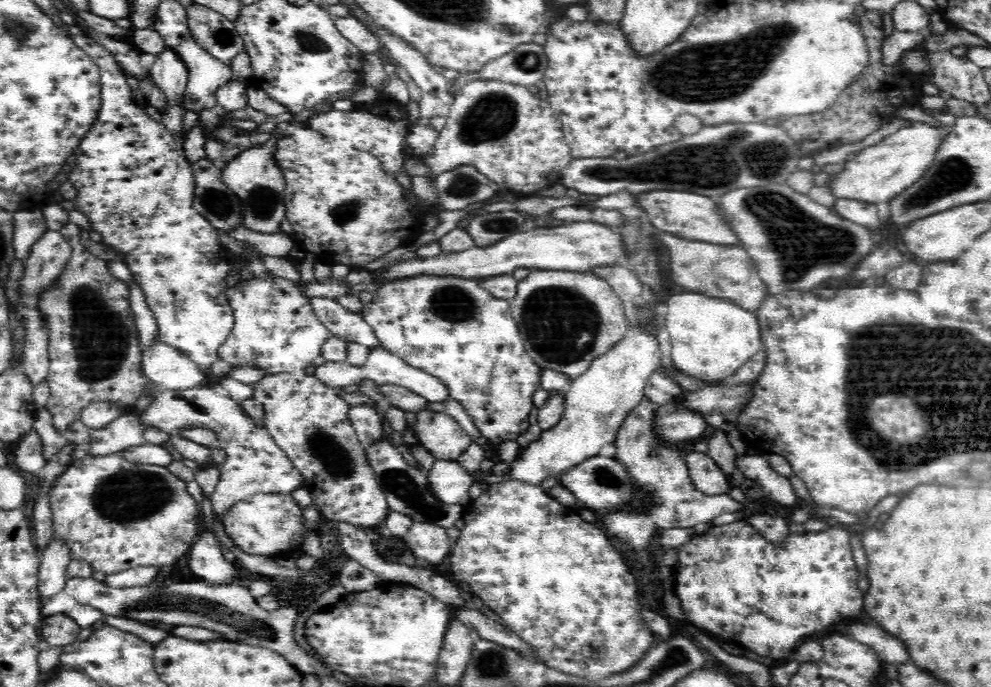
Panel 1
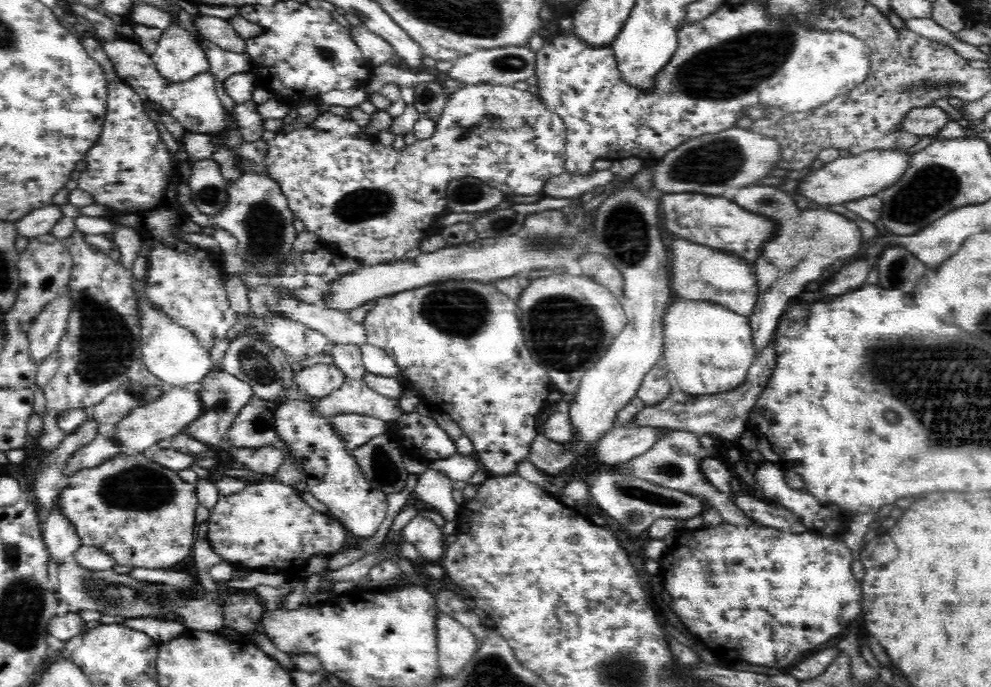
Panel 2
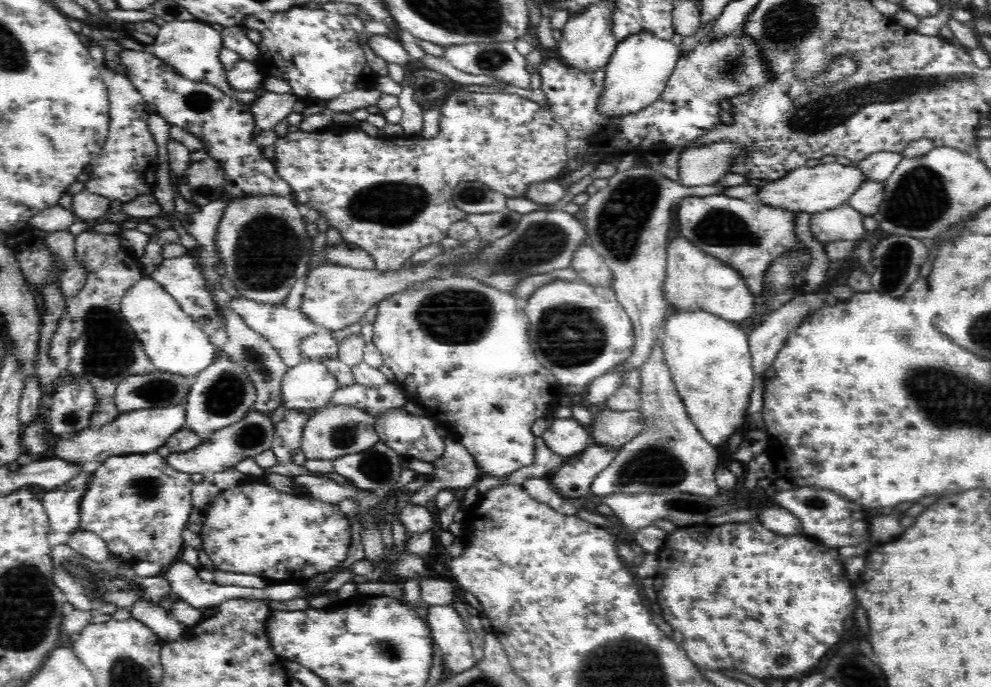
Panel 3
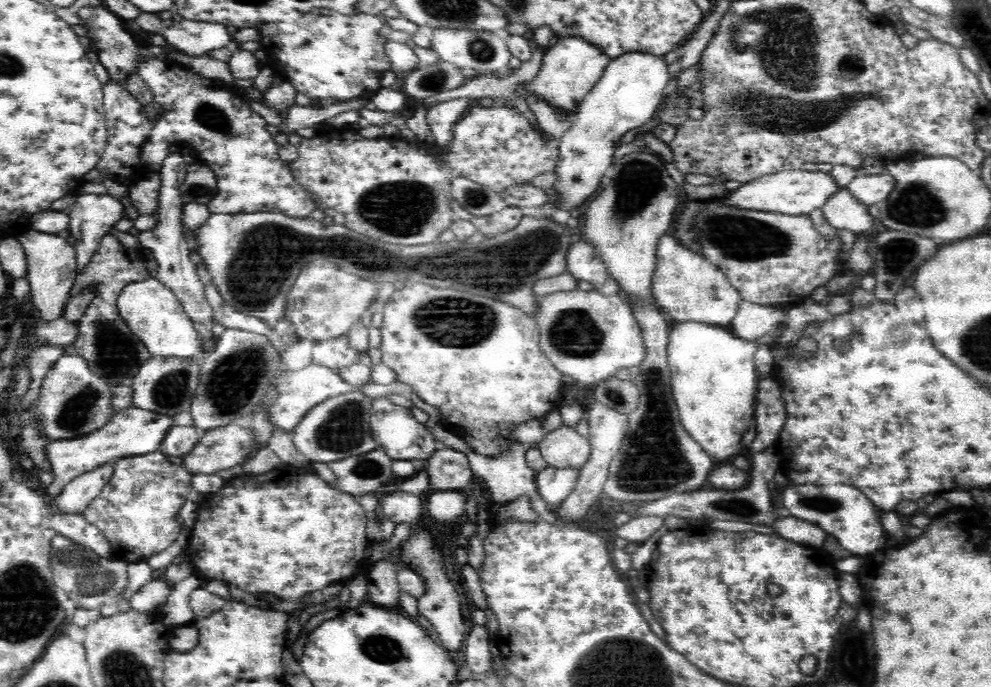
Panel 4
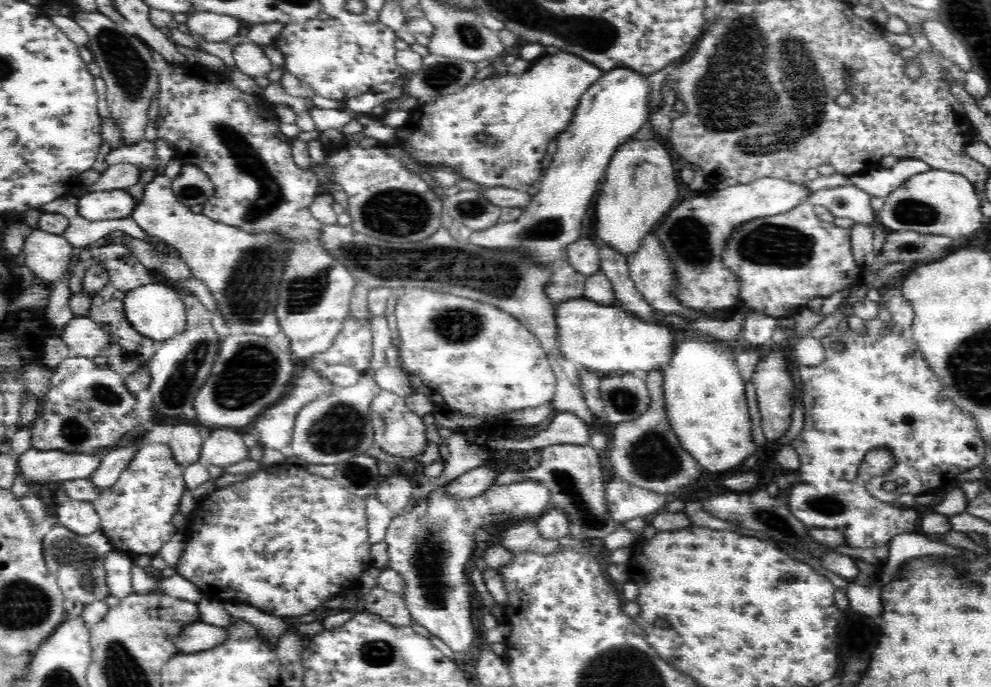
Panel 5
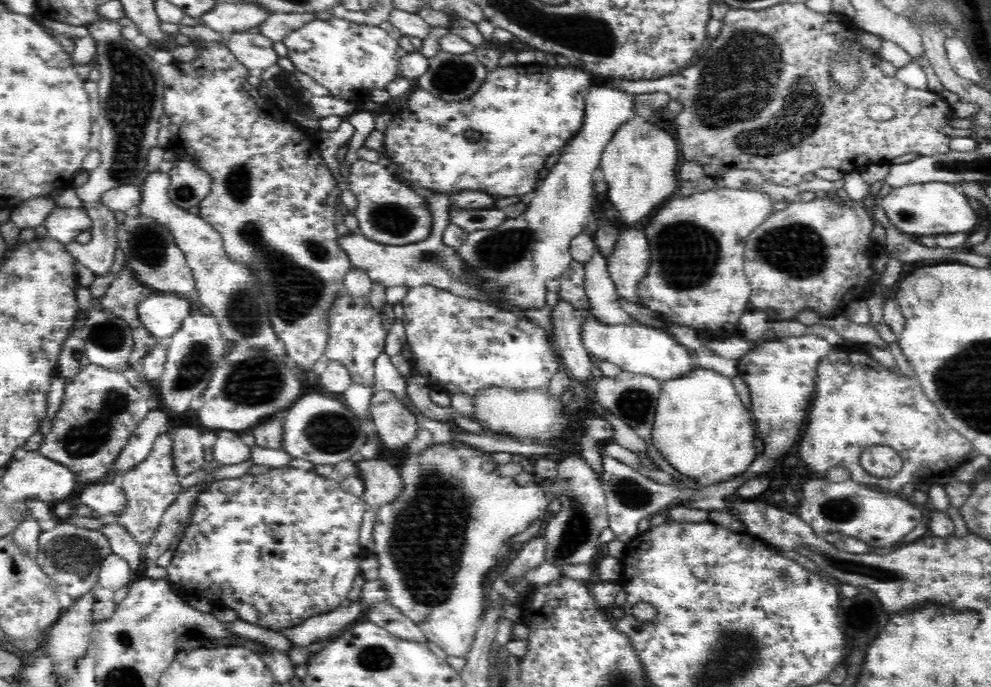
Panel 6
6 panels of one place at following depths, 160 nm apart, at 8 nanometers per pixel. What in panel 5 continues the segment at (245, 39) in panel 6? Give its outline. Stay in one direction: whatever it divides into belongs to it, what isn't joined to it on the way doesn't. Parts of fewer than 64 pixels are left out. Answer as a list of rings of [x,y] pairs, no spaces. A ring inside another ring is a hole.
[[[245,41],[233,47],[237,68],[250,77],[266,75],[272,70],[272,63],[266,57],[260,44]]]

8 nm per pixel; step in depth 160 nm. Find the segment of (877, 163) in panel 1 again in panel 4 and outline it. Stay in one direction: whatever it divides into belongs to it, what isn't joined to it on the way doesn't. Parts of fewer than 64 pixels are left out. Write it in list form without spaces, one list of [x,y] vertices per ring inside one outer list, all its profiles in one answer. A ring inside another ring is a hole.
[[[808,170],[784,171],[760,176],[756,180],[747,182],[746,186],[739,187],[736,192],[732,191],[732,194],[726,198],[726,204],[746,211],[768,211],[798,216],[810,214],[812,210],[818,208],[822,209],[826,200],[830,200],[830,196],[834,196],[839,191],[840,185],[830,173],[808,172]]]

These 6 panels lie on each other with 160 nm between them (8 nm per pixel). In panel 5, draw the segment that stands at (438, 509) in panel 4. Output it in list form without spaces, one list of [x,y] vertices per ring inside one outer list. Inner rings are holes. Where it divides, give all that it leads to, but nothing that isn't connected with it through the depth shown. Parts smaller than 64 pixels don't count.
[[[486,465],[473,468],[449,482],[449,493],[453,500],[466,500],[470,496],[478,496],[486,488],[490,488],[493,480],[501,473],[494,466]]]

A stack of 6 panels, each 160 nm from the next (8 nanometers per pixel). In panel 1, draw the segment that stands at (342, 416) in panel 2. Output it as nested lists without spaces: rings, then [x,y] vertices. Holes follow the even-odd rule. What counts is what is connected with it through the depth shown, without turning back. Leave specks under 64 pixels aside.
[[[355,405],[349,408],[348,419],[354,427],[354,432],[358,435],[358,440],[366,449],[376,442],[382,440],[384,436],[382,432],[382,417],[373,406]]]

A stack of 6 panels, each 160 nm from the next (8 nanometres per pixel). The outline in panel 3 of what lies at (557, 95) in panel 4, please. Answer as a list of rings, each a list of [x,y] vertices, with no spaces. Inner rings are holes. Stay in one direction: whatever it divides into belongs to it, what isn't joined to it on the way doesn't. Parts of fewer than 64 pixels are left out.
[[[600,2],[574,13],[562,29],[562,38],[557,42],[558,60],[563,66],[574,67],[578,71],[594,71],[605,67],[619,43],[611,34],[610,16],[614,3]]]

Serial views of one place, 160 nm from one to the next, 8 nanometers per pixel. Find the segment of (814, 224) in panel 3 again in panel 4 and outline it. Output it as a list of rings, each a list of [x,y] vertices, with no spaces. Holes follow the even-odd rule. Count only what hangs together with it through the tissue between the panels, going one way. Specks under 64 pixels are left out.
[[[840,188],[839,192],[830,196],[830,200],[826,200],[822,210],[830,226],[859,235],[872,228],[874,224],[868,207],[852,192]]]

